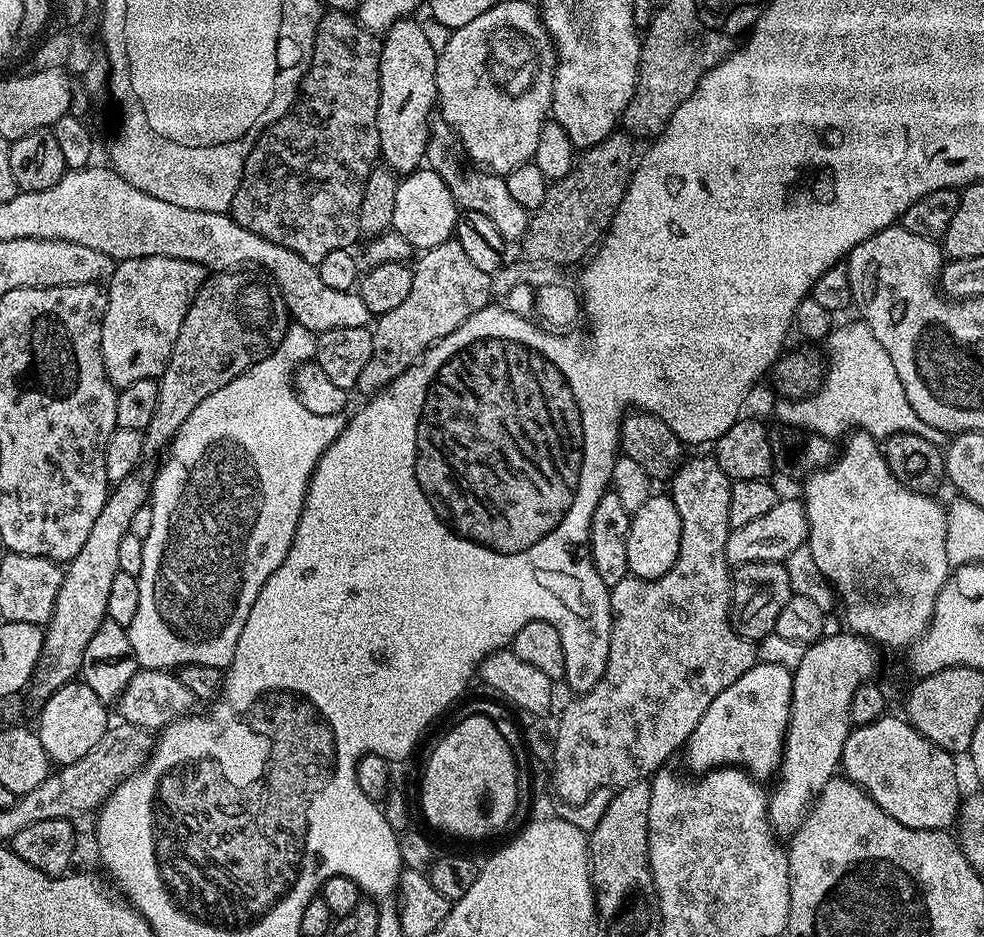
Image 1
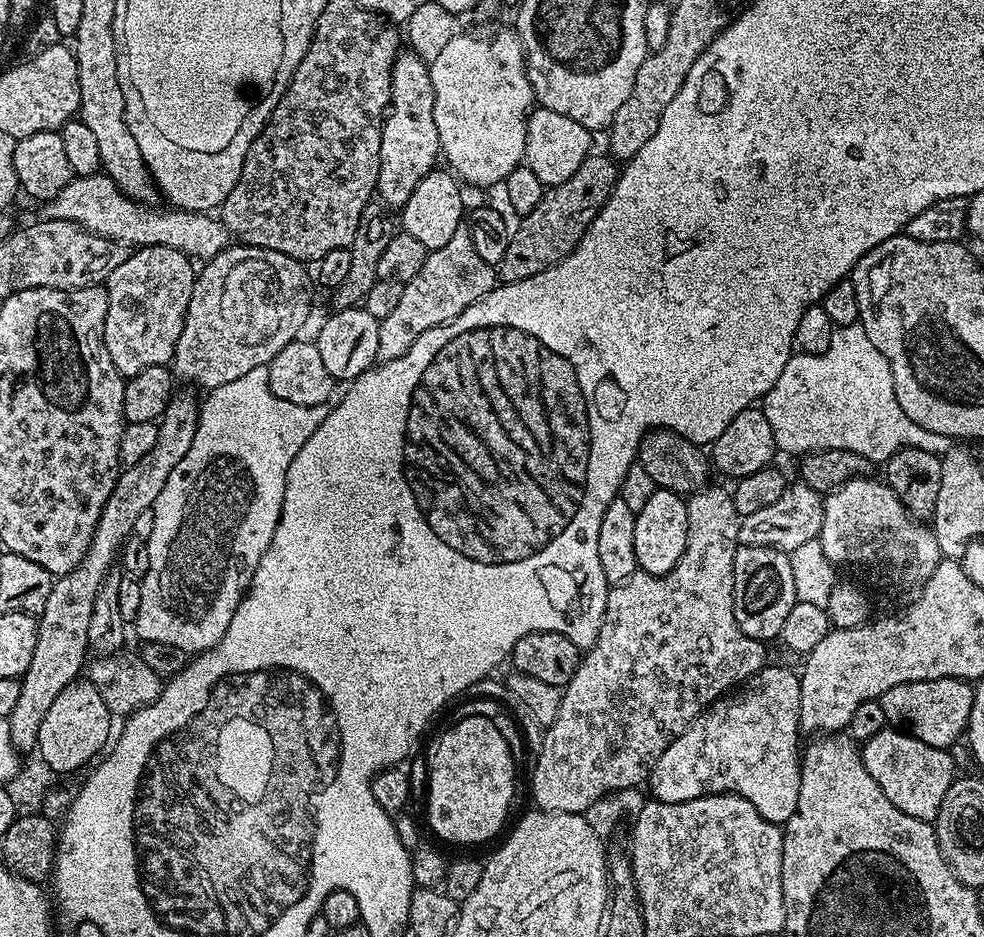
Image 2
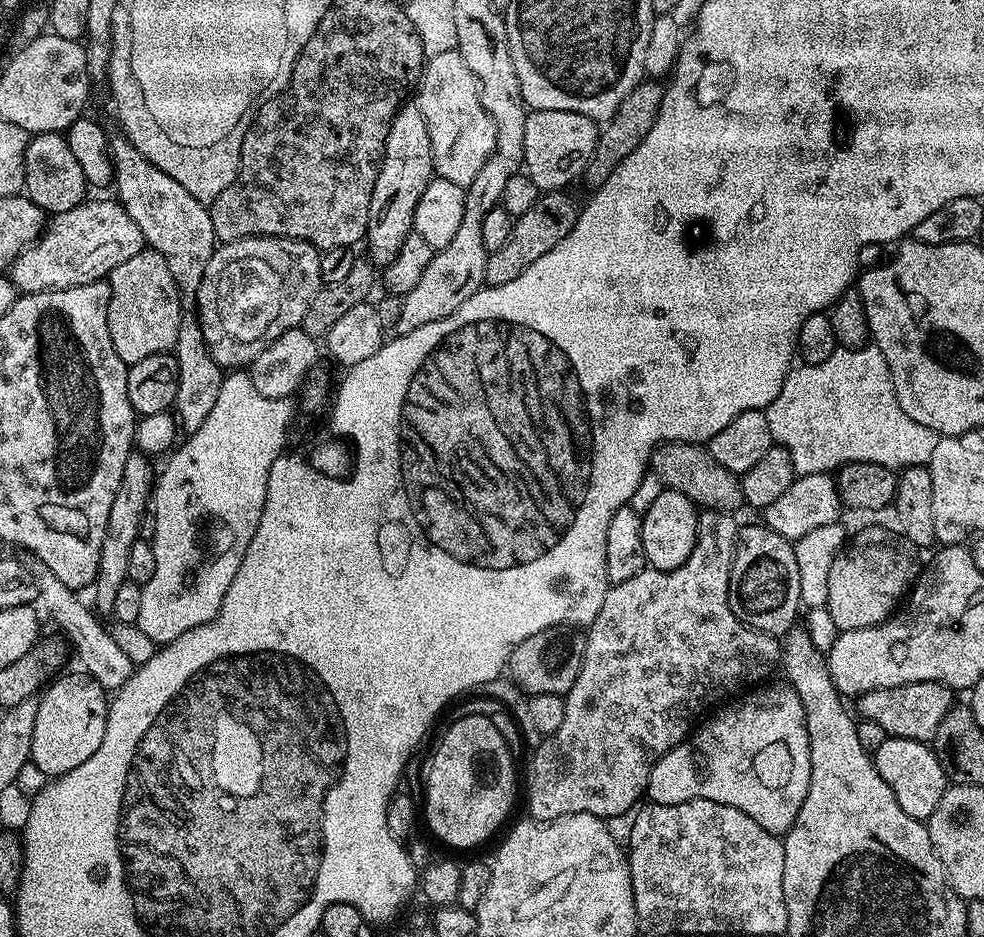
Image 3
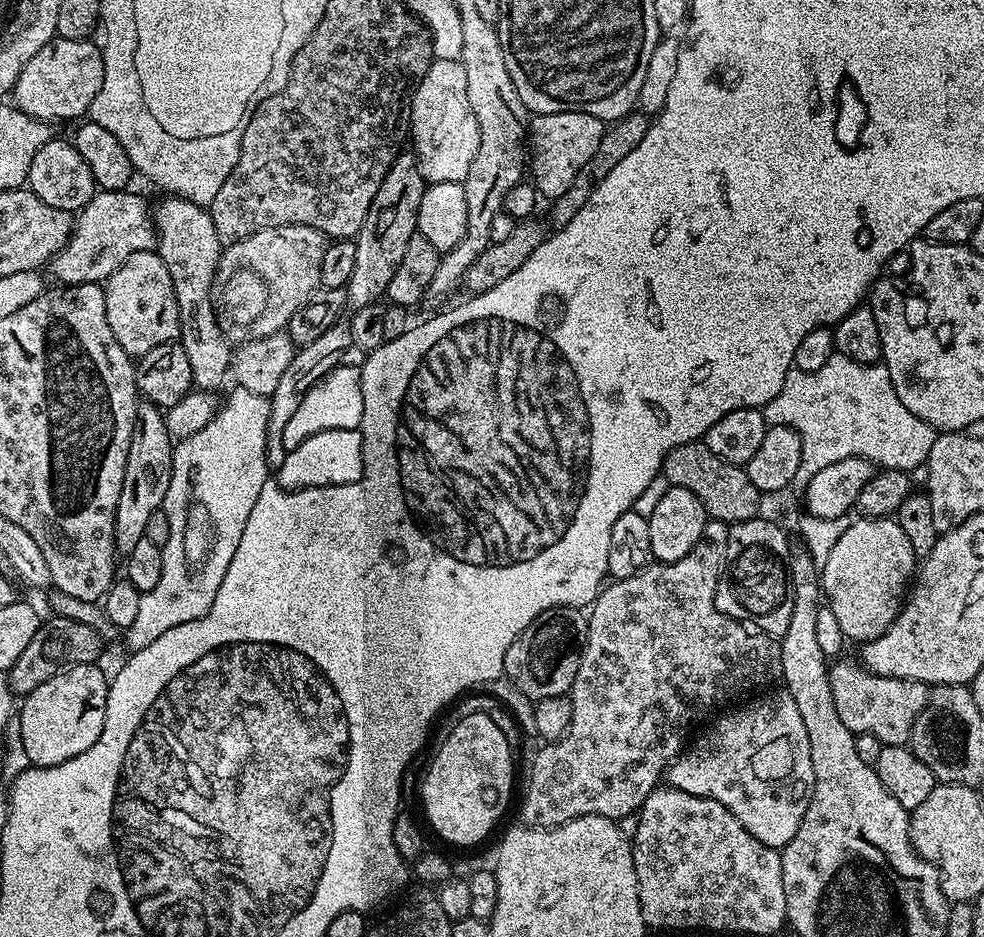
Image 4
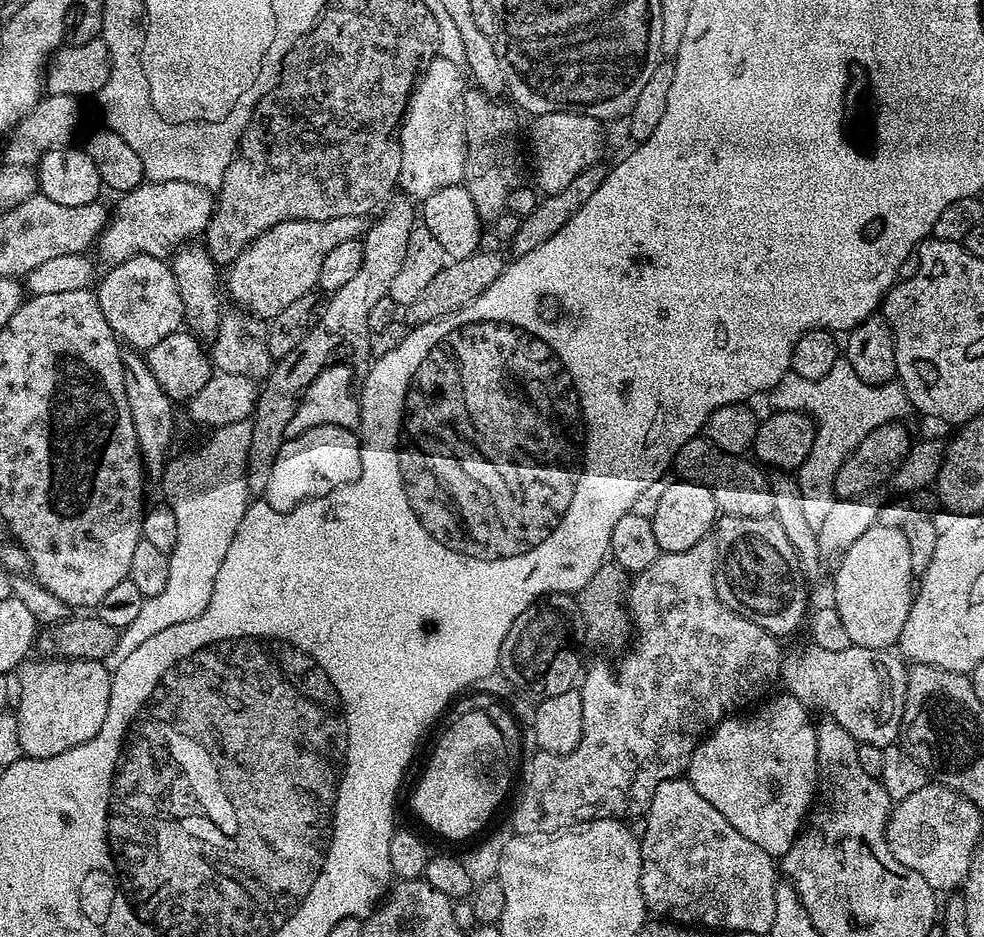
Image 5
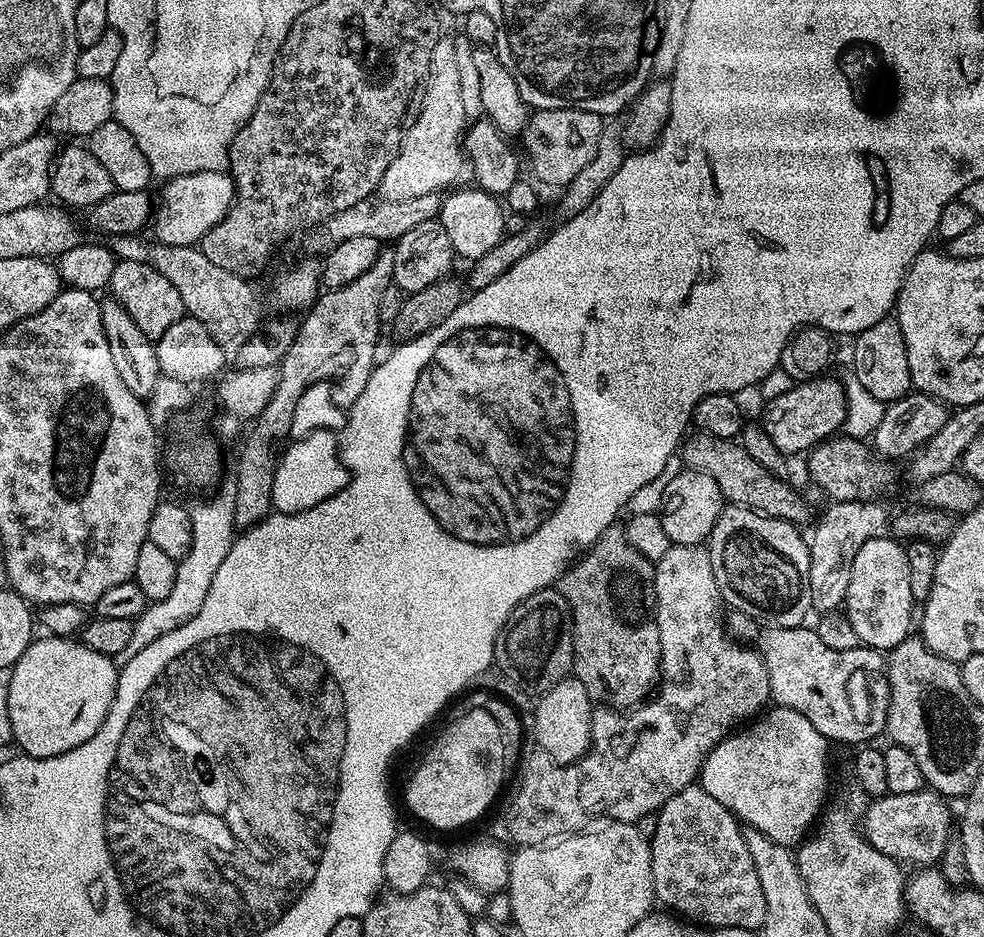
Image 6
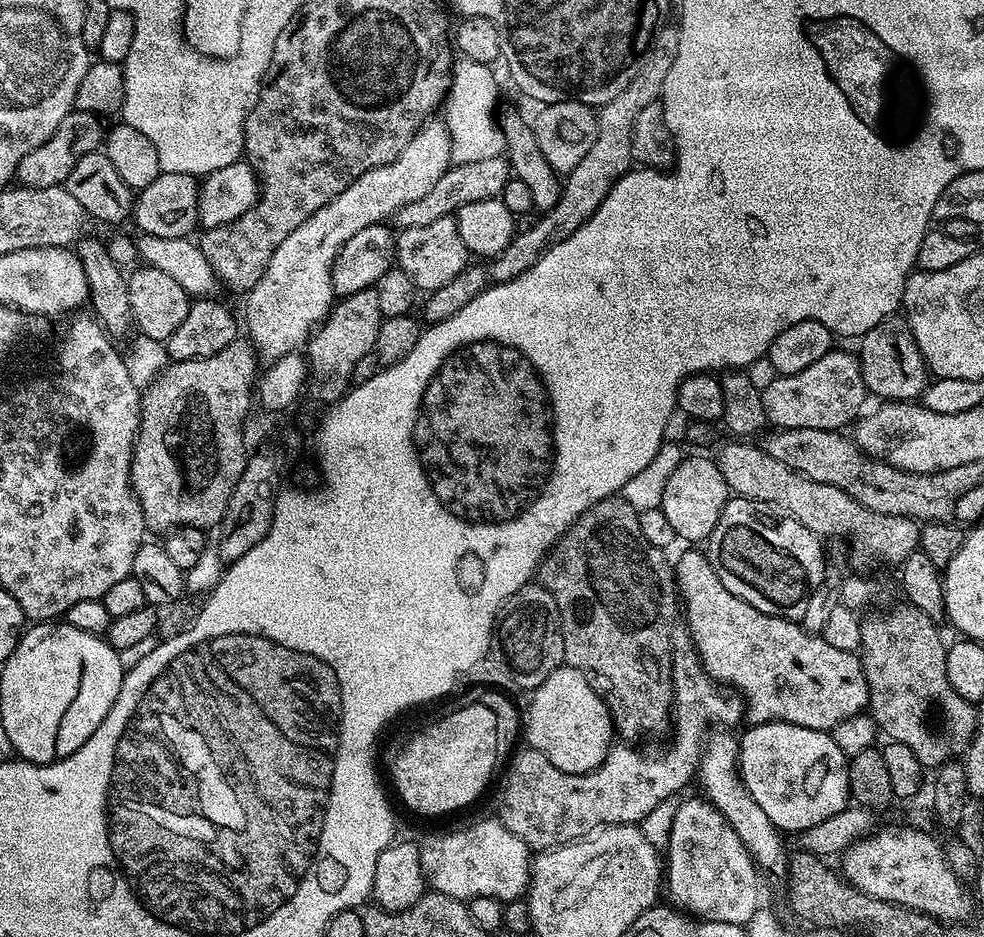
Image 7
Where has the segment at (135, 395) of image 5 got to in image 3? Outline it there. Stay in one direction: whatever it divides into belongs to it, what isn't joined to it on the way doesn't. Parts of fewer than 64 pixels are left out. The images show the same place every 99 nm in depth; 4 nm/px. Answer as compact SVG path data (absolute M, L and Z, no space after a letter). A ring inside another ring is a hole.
M133 450L130 453L126 458L126 470L122 470L122 482L118 486L118 494L114 494L114 506L110 506L110 518L106 518L106 538L102 538L102 554L98 554L98 574L96 581L90 586L91 603L95 611L104 618L112 616L118 590L122 587L122 582L129 580L130 550L134 542L140 539L142 518L149 511L150 501L154 496L152 464L153 461L142 452Z

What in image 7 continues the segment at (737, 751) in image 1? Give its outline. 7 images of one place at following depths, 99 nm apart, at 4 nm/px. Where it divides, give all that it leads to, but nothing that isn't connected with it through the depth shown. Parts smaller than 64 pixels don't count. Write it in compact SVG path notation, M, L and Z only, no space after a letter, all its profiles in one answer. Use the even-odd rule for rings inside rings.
M775 720L769 724L754 724L747 729L749 732L745 736L739 737L740 741L740 778L743 780L746 790L750 792L750 798L754 798L754 802L758 802L758 806L762 806L762 810L766 813L766 818L770 818L770 822L783 833L799 834L810 830L810 826L818 826L818 822L826 822L826 818L830 818L834 814L838 814L843 808L849 807L850 793L848 791L848 761L849 757L844 755L844 751L839 748L835 739L827 732L819 732L818 730L810 730L806 726L794 726L787 724L781 720Z

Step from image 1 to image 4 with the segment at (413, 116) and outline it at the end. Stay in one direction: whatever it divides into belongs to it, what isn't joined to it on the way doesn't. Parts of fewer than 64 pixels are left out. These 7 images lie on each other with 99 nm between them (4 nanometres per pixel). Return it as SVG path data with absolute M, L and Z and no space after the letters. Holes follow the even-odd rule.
M397 155L393 159L392 169L386 174L386 178L382 178L378 194L374 194L374 202L366 214L366 222L362 222L362 230L354 237L354 274L350 274L346 289L347 303L353 309L377 303L387 293L390 278L394 278L402 257L406 254L406 245L412 236L417 235L418 206L422 202L426 182L416 169L415 155L407 155Z

